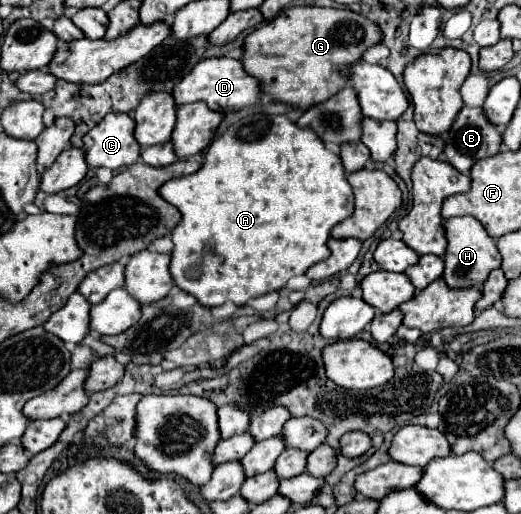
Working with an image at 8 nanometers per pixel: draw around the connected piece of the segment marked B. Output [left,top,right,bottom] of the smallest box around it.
[445,107,501,173]

